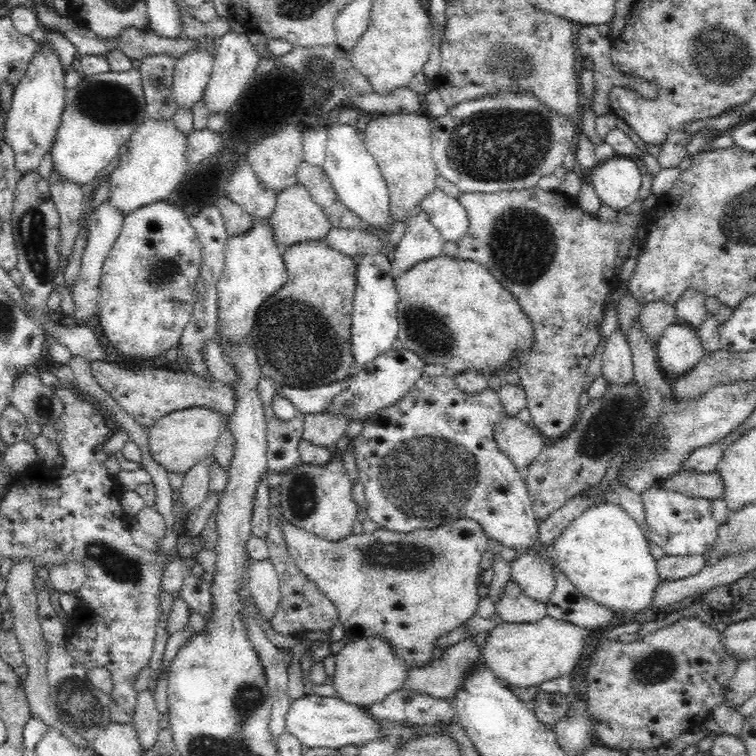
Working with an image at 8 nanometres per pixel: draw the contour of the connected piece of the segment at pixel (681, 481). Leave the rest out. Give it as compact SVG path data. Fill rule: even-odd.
M717 470L714 472L678 471L675 475L662 480L662 485L686 496L706 498L711 501L724 496L724 481Z

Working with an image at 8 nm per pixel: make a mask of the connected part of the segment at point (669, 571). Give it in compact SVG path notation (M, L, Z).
M684 555L662 557L656 561L656 570L660 581L680 580L687 576L696 574L703 568L705 563L704 555Z

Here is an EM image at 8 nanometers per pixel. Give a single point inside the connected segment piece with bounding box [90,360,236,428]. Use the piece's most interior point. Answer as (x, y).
(147, 393)

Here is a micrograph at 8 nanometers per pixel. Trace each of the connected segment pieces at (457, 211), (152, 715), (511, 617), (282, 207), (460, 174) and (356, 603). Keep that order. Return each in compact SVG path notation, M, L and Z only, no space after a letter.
M434 188L422 200L419 208L428 213L430 221L438 227L438 232L448 242L458 242L470 230L468 213L458 197L451 197L439 188Z
M152 689L141 690L138 693L136 714L132 720L134 729L138 733L138 739L143 750L152 750L158 734L160 724L160 712L156 707L156 698Z
M508 582L504 588L504 597L501 597L496 610L501 620L508 624L526 624L526 622L538 622L546 617L547 604L530 601L530 598L522 595L522 591L513 582Z
M298 182L277 194L276 206L272 216L270 216L270 223L272 223L272 229L274 229L276 244L280 246L282 252L297 242L323 239L328 232L332 231L332 221L328 219L322 205L316 203L314 197L310 196L308 188Z
M498 91L483 97L459 102L444 116L432 118L432 156L437 172L456 184L462 193L491 193L501 190L522 190L536 187L542 176L552 174L563 164L565 154L572 149L576 138L576 120L538 101L532 91Z
M284 514L279 516L280 537L286 545L295 565L314 583L322 593L334 602L344 625L347 641L359 638L382 636L394 651L410 665L410 668L423 667L432 660L433 642L444 633L464 624L477 609L480 597L476 593L478 579L476 574L485 564L483 554L491 538L484 527L471 518L461 518L452 524L433 529L414 530L398 533L384 528L376 529L371 535L361 533L348 535L337 541L330 541L309 533L294 525Z

